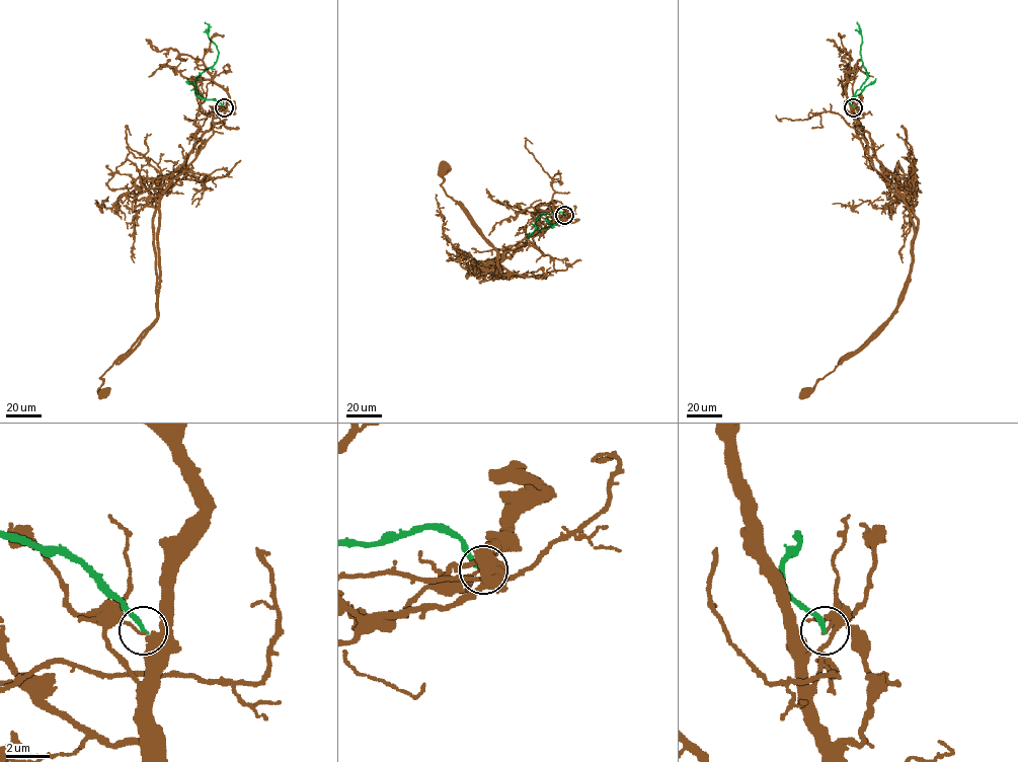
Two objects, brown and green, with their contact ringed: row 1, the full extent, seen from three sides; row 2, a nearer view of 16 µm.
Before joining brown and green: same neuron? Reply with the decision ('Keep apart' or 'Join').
Keep apart

